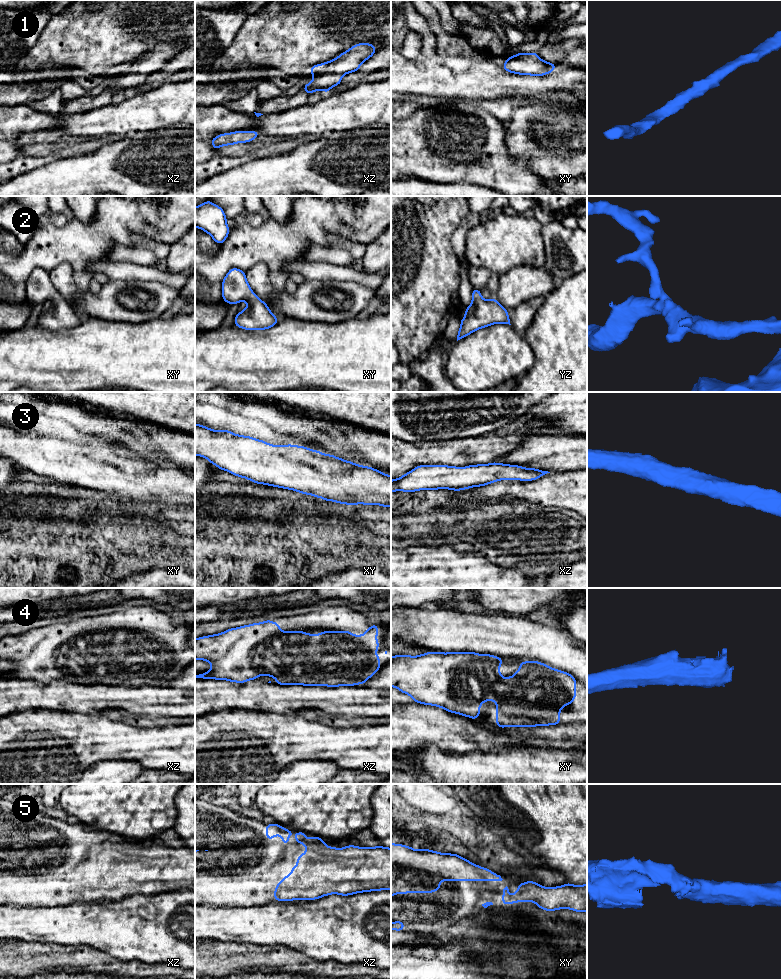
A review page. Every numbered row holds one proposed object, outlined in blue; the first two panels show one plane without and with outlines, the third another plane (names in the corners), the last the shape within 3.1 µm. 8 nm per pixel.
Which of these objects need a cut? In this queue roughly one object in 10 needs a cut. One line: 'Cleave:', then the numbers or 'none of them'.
Cleave: none of them

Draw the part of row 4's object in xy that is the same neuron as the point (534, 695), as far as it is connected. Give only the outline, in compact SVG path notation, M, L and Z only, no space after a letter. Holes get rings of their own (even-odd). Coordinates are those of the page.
M426 652L417 656L391 656L391 687L412 697L415 703L443 708L476 720L480 706L487 700L496 702L496 726L505 728L535 727L560 724L560 710L576 699L576 678L539 661L520 662L519 670L512 677L502 677L500 665L504 659L475 652Z

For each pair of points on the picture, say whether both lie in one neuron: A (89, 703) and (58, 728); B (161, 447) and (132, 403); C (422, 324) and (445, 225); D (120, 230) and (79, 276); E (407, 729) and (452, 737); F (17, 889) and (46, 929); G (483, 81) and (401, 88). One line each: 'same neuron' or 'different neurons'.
A: different neurons
B: different neurons
C: same neuron
D: same neuron
E: same neuron
F: different neurons
G: same neuron

